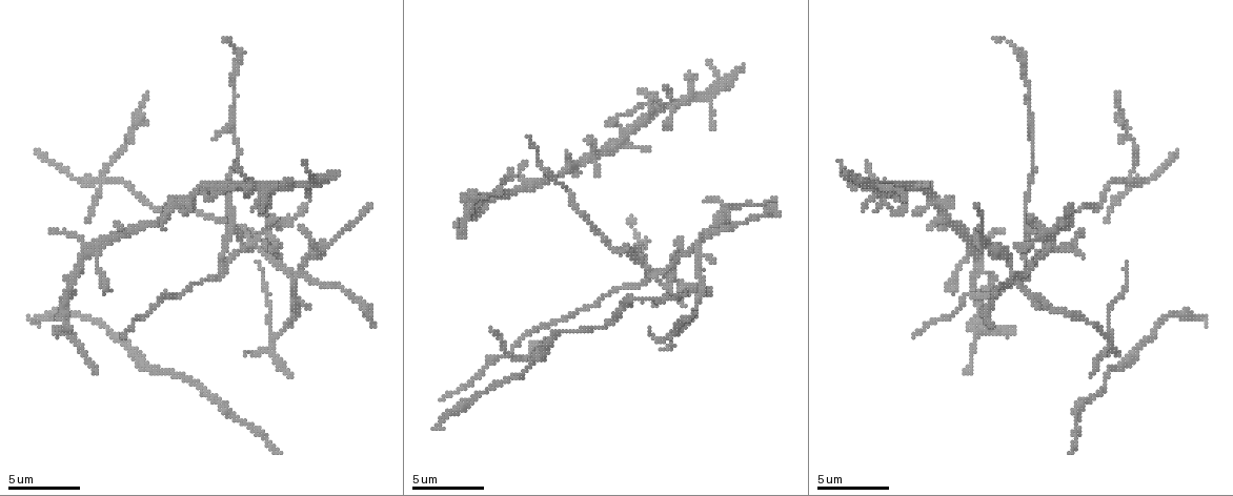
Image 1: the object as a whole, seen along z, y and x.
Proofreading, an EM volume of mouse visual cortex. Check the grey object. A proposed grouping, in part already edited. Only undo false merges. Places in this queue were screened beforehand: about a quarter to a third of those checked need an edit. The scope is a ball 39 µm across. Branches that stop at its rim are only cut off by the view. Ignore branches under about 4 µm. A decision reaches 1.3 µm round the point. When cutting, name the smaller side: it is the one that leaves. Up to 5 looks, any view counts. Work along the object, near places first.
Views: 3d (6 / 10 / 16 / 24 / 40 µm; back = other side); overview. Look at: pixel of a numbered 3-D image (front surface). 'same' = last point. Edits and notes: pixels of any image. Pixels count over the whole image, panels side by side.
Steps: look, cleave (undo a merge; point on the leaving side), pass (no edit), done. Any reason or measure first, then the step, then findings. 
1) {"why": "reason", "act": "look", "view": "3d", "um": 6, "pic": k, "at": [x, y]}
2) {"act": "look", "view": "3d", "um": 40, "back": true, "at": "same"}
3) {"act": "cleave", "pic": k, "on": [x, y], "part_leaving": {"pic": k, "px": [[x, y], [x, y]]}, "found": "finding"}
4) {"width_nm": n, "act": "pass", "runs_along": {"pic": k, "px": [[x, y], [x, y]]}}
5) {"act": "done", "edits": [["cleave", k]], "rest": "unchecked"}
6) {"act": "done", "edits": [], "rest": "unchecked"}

{"why": "looks like a crossing", "act": "look", "view": "3d", "um": 10, "pic": 1, "at": [1131, 176]}

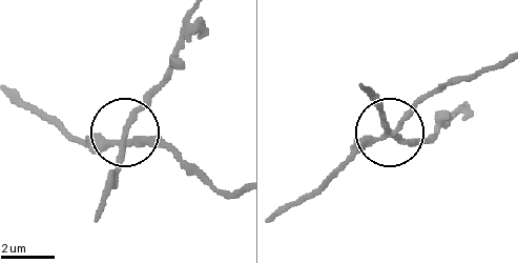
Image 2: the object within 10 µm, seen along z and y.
{"arms": 4, "act": "cleave", "pic": 2, "on": [140, 105], "found": "a second neuron is stuck on"}

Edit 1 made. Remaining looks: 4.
{"act": "look", "view": "overview"}

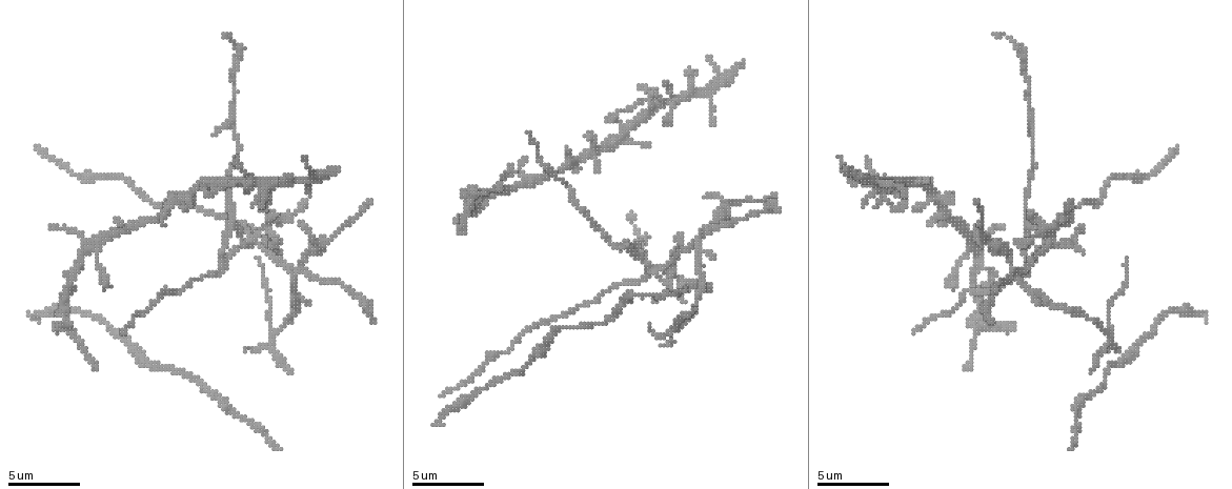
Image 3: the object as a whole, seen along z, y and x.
{"why": "four or more arms meet", "act": "look", "view": "3d", "um": 6, "pic": 3, "at": [650, 270]}

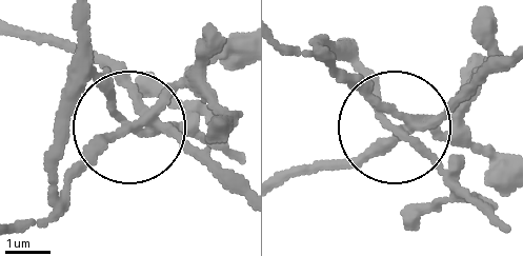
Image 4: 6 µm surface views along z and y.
{"act": "look", "view": "3d", "um": 6, "back": true, "at": "same"}

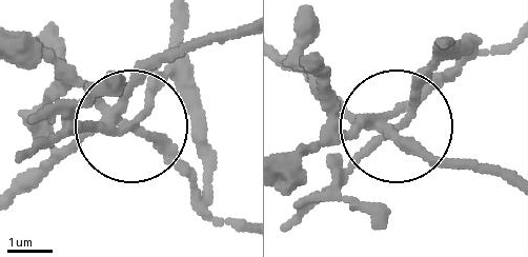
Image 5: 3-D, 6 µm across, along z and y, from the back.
{"side_arm_um": 18, "act": "cleave", "pic": 5, "on": [333, 143], "part_leaving": {"pic": 5, "px": [[380, 123], [406, 112], [413, 78], [444, 43]]}, "found": "two neurons meet here"}

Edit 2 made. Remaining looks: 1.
{"why": "three arms meet", "act": "look", "view": "3d", "um": 16, "pic": 3, "at": [1015, 277]}

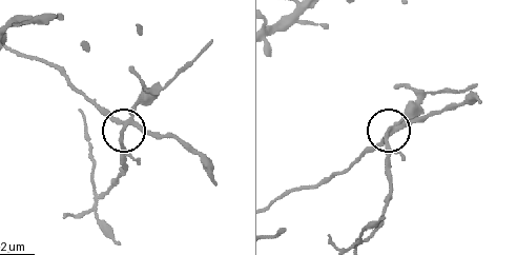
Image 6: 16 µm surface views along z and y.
{"width_nm": 220, "act": "cleave", "pic": 6, "on": [138, 100], "found": "a second neuron is stuck on"}

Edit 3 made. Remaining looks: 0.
{"act": "done", "edits": [["cleave", 2], ["cleave", 5], ["cleave", 6]], "rest": "unchecked"}

